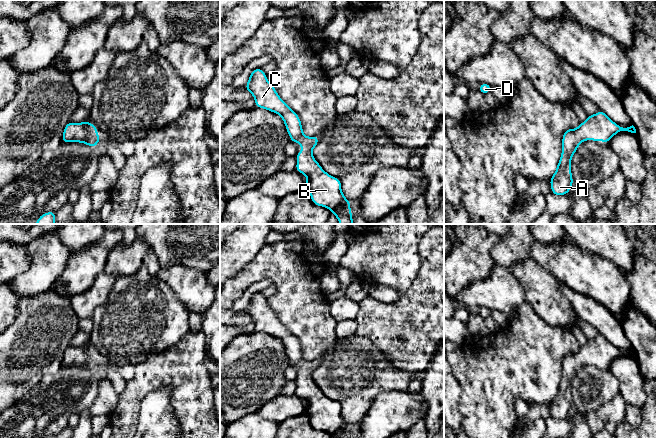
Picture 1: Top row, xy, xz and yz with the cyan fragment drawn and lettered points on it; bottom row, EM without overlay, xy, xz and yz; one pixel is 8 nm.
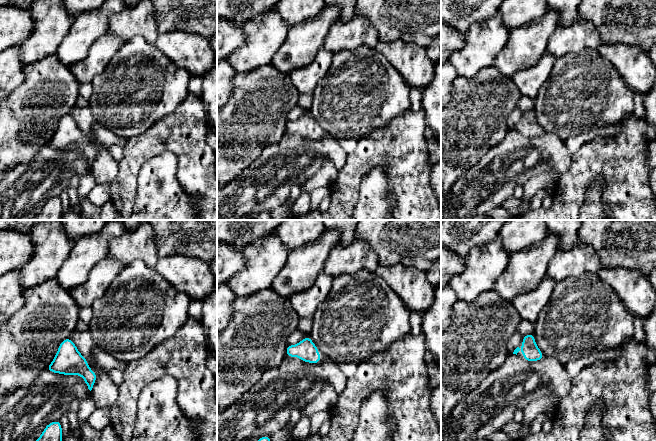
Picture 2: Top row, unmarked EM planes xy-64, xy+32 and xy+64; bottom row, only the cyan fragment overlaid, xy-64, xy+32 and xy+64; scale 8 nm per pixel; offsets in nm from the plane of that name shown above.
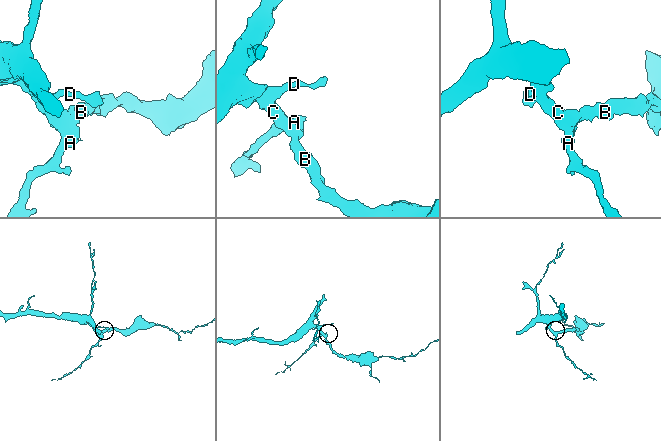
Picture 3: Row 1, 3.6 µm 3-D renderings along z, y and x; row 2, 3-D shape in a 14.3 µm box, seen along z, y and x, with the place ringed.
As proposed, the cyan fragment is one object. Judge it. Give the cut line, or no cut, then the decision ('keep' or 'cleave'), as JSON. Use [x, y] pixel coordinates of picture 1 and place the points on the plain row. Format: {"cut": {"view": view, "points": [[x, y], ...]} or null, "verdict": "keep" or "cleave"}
{"cut": null, "verdict": "keep"}

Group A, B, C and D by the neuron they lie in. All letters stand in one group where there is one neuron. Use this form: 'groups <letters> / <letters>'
groups A B C D

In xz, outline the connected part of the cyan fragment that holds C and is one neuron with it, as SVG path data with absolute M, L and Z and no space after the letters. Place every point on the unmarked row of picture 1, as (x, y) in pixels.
M261 292L252 295L245 313L252 317L256 331L278 337L285 347L290 365L297 366L301 369L302 375L296 378L297 389L295 394L307 401L307 407L304 413L310 416L311 425L316 430L328 432L333 438L351 438L350 425L345 422L341 415L341 405L326 397L312 379L313 372L318 368L319 362L317 360L306 361L304 359L299 340L279 321L273 309L268 306L267 299Z

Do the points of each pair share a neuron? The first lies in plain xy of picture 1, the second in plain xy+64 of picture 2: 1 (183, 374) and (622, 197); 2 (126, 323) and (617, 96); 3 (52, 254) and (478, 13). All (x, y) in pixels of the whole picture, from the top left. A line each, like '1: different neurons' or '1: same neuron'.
1: same neuron
2: same neuron
3: different neurons

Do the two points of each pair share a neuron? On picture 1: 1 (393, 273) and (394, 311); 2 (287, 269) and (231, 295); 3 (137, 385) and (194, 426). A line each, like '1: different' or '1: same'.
1: different
2: same
3: same

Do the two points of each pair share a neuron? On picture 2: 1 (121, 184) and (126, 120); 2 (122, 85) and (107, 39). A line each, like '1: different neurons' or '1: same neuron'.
1: different neurons
2: different neurons

